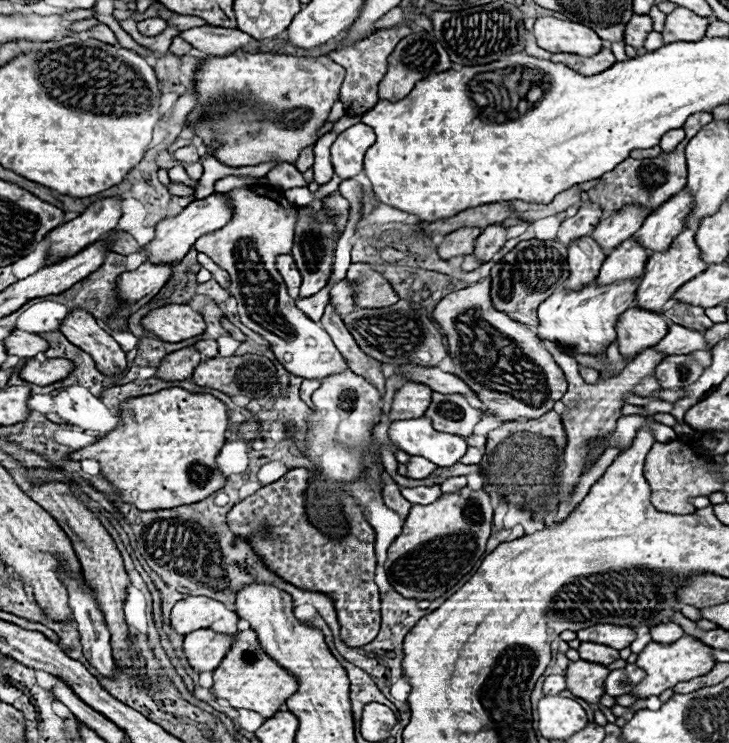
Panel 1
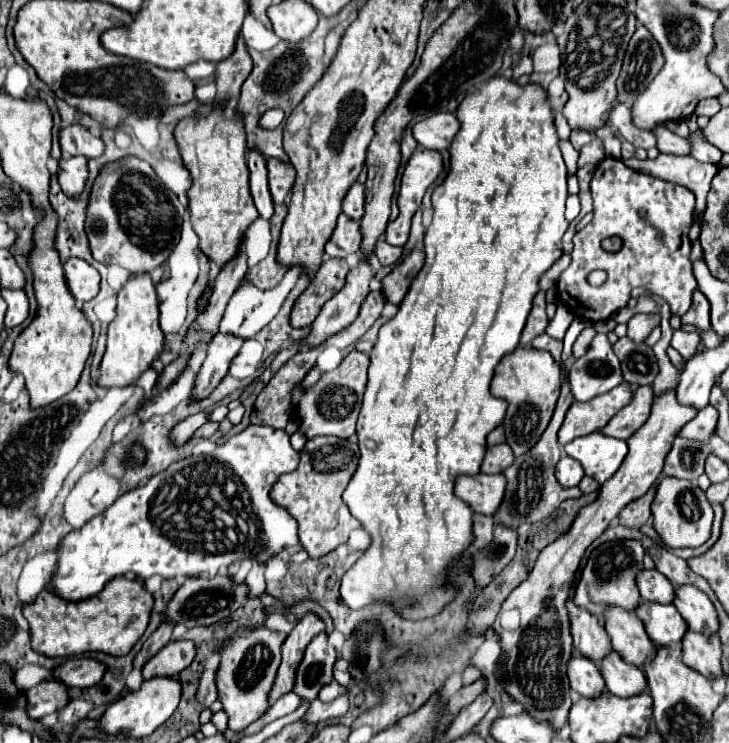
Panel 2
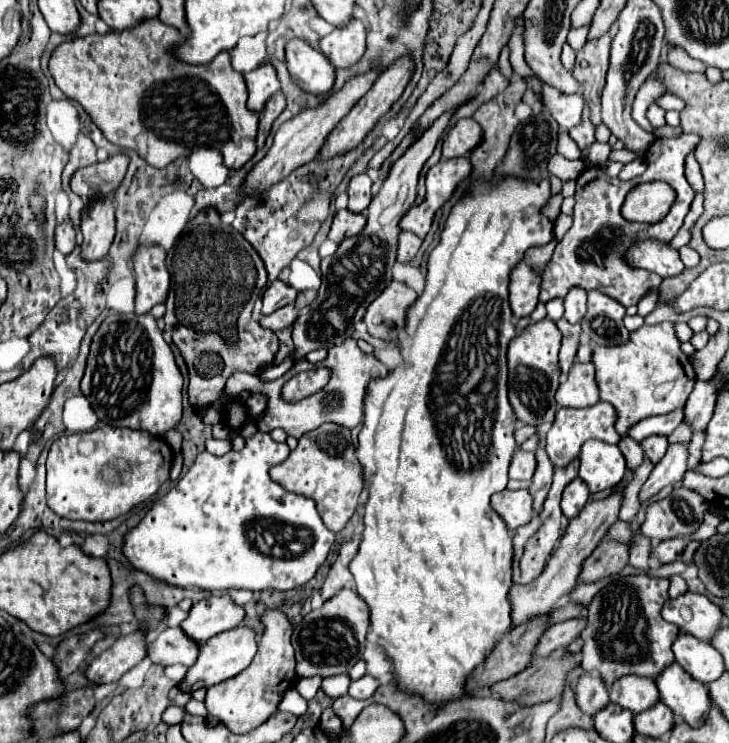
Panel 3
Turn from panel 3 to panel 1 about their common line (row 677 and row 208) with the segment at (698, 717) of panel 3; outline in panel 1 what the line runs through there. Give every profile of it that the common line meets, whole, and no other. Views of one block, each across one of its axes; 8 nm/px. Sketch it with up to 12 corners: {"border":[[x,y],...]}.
{"border":[[684,188],[654,210],[632,238],[664,252],[684,230]]}

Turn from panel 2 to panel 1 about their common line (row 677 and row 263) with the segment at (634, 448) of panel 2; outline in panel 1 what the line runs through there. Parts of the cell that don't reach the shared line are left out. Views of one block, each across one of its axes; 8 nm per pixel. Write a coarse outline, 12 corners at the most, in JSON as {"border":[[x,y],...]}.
{"border":[[524,240],[490,270],[492,304],[538,324],[568,278],[568,248]]}

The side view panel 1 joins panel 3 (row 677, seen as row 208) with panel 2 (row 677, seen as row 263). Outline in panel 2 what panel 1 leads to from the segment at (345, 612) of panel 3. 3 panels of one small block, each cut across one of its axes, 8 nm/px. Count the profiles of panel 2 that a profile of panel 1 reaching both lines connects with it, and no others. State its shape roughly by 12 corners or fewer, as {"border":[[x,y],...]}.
{"border":[[328,634],[312,638],[296,670],[294,692],[314,700],[332,680],[336,650]]}

